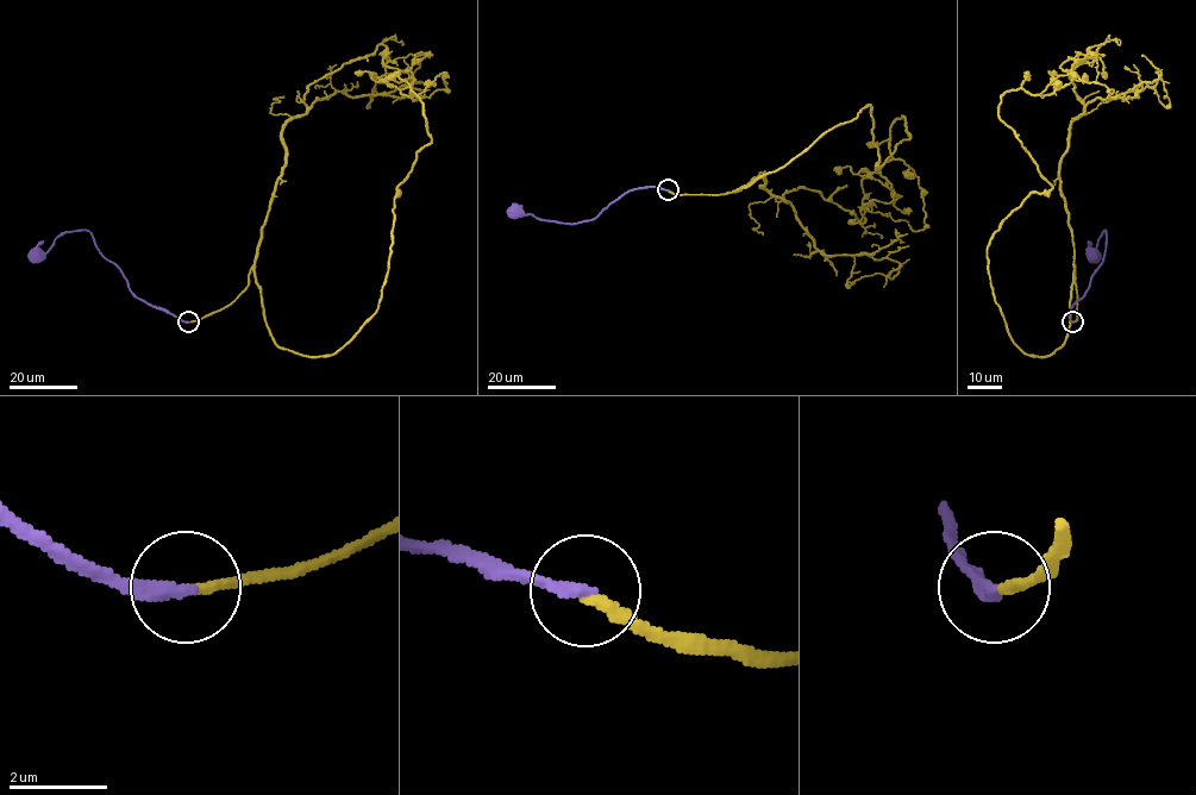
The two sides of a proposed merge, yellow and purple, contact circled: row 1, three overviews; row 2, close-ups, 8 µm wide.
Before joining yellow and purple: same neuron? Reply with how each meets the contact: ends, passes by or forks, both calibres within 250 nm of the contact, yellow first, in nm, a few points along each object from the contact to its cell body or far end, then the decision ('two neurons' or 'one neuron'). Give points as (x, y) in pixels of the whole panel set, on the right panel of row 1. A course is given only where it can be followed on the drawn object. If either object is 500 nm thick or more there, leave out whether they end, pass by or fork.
yellow ends; purple ends; calibres 200 and 260 nm; course yellow (1072, 321), (1059, 164), (1084, 105), (1070, 76), (1102, 44), (1041, 93), (1071, 74), (1107, 98); course purple (1072, 321), (1069, 312), (1088, 289), (1101, 264), (1104, 230), (1093, 256); one neuron

